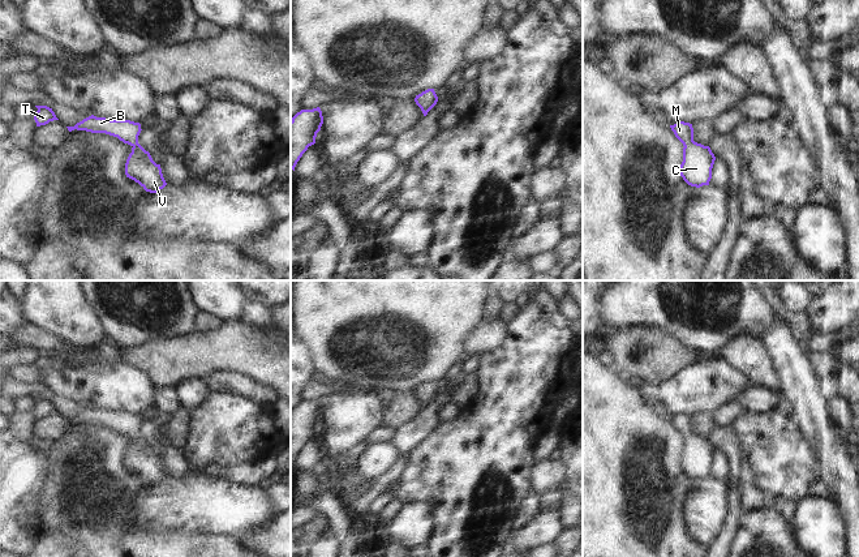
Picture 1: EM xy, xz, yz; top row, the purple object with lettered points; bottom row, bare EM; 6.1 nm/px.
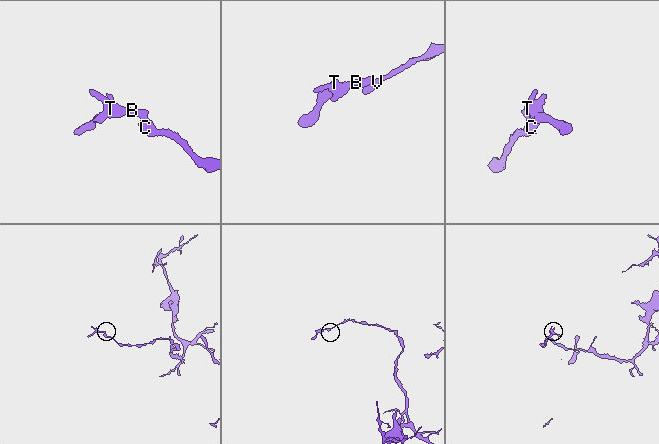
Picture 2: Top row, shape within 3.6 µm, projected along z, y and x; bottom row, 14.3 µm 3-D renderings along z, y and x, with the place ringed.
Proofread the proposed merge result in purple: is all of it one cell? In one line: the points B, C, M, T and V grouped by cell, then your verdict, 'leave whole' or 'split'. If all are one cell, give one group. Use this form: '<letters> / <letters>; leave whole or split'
B C M T V; leave whole

